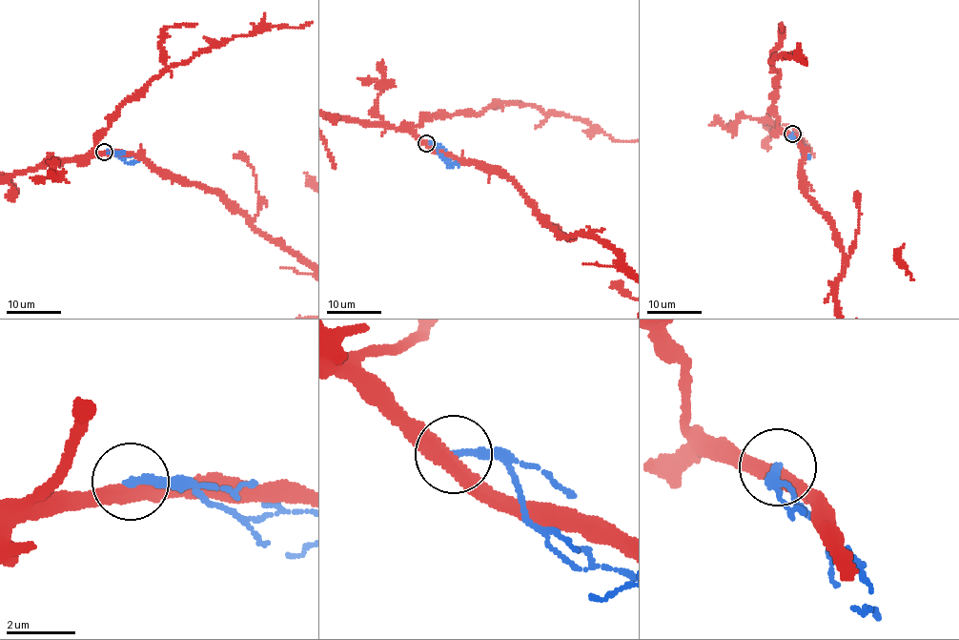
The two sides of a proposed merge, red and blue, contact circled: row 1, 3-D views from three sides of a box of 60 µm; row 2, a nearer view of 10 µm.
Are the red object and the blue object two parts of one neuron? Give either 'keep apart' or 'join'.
keep apart

